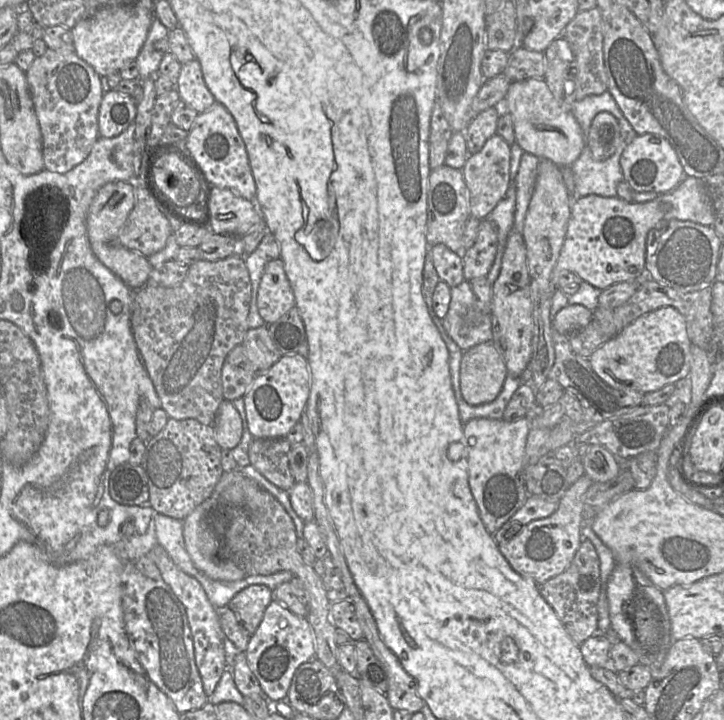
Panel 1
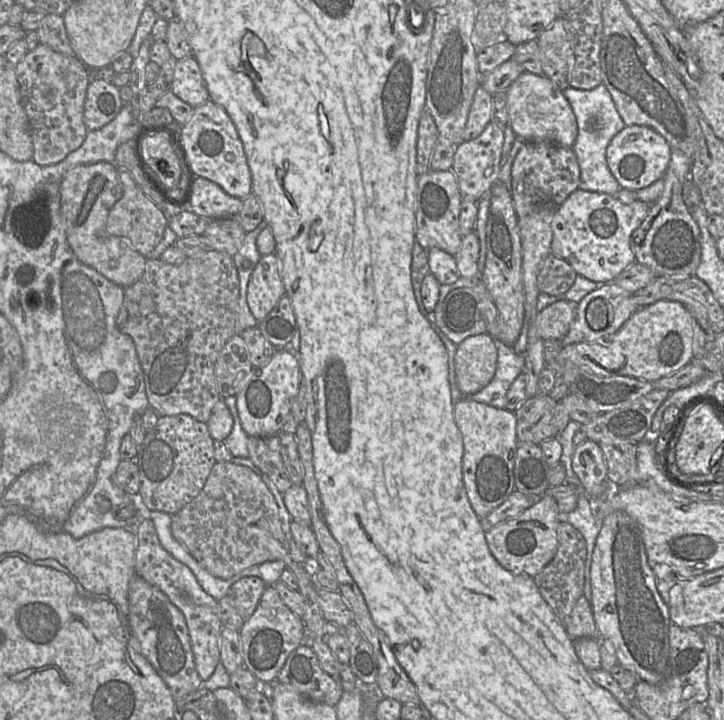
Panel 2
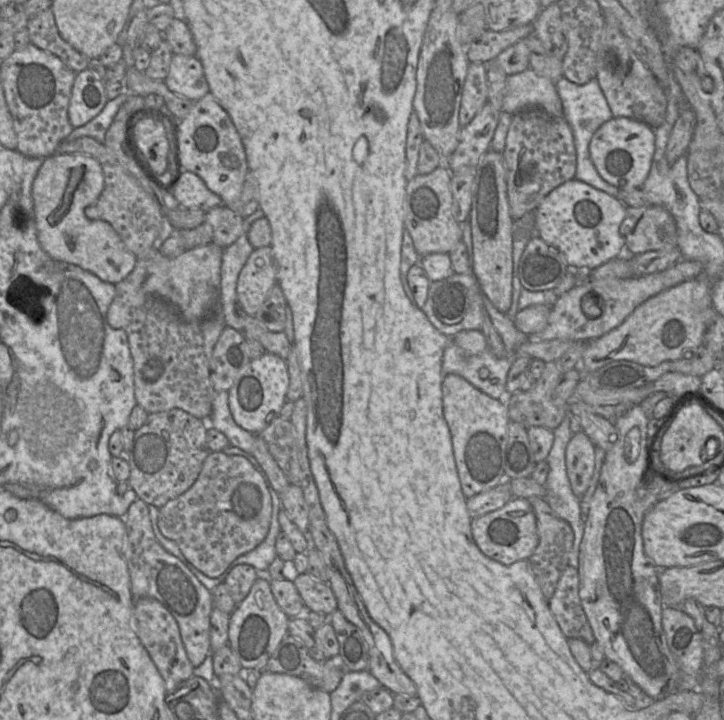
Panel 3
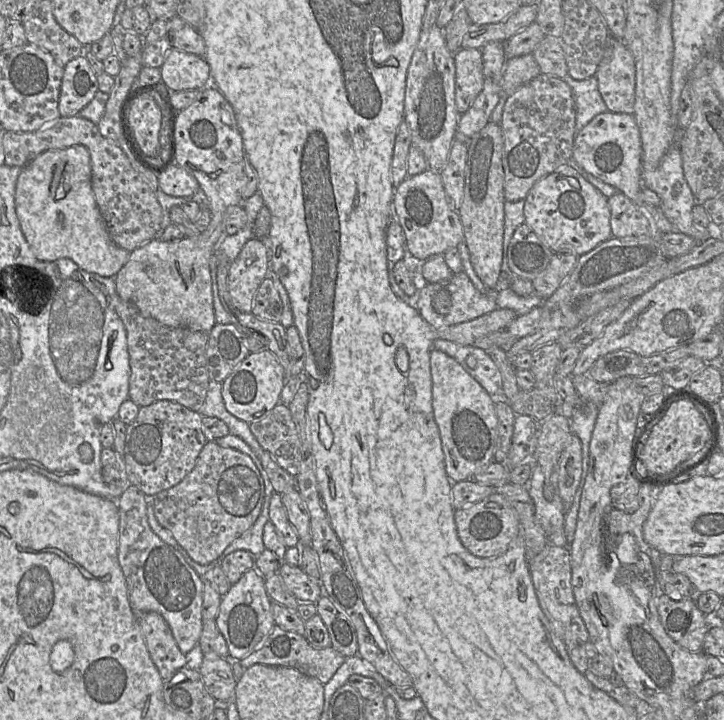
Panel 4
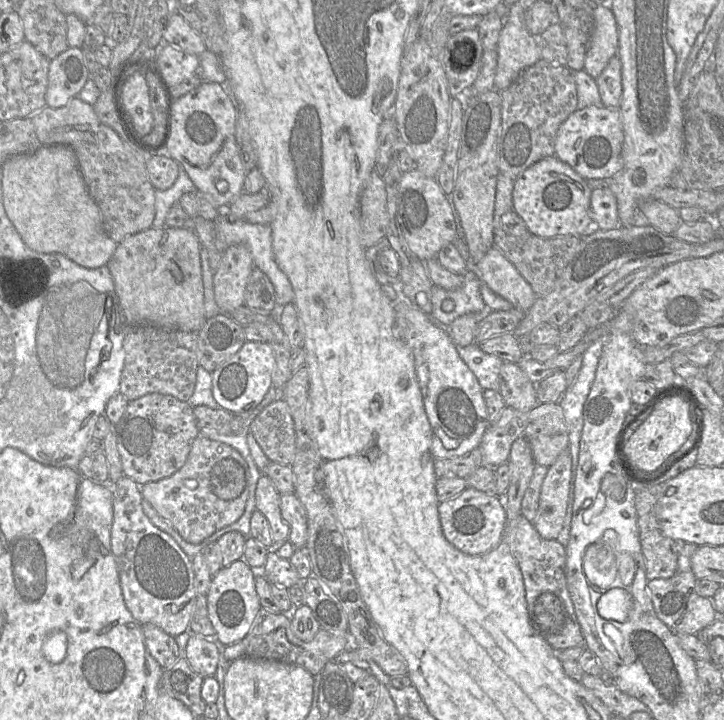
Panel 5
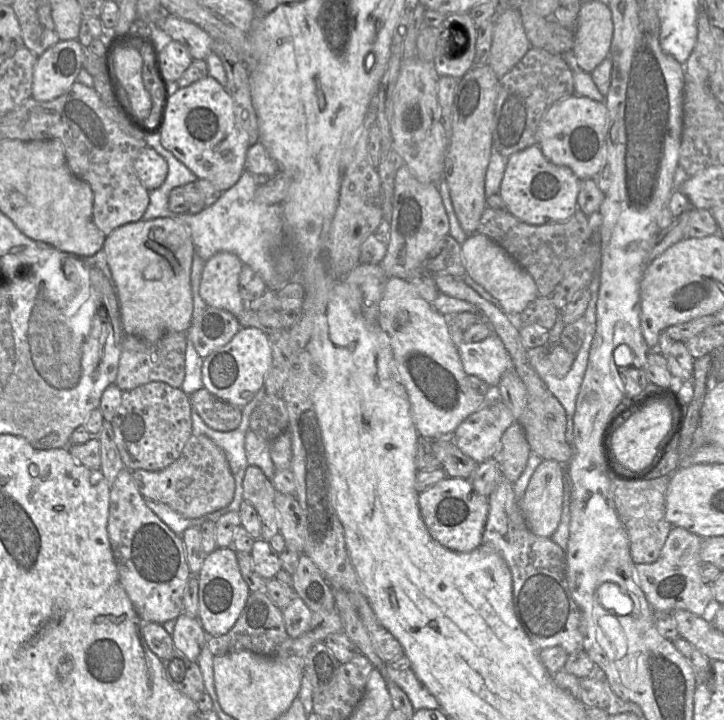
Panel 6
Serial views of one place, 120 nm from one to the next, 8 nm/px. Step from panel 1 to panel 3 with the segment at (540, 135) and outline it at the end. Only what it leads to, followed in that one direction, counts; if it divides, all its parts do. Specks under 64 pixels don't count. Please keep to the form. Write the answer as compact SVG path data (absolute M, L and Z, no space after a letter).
M531 68L507 77L502 111L511 115L539 108L552 117L563 117L556 82L537 75Z

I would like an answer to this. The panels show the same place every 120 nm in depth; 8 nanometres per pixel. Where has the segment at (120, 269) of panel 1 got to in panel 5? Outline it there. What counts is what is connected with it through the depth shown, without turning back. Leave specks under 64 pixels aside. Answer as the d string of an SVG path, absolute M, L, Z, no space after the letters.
M63 144L40 147L2 164L4 210L23 242L38 253L60 253L93 269L107 266L117 243L103 229L100 210L80 173L74 150Z

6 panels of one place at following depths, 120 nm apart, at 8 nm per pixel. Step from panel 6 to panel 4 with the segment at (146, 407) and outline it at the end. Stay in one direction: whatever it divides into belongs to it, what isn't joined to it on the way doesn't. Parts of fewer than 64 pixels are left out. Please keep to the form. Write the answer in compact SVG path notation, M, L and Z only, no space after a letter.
M170 400L140 407L126 432L124 459L130 484L146 496L154 497L181 482L194 468L207 442L202 431L202 417L198 411Z

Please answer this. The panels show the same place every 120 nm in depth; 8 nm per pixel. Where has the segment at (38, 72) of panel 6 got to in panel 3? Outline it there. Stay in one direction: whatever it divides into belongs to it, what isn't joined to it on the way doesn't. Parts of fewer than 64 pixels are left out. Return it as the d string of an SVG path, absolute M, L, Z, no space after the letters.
M87 68L76 73L72 87L68 118L73 128L85 125L96 117L108 102L105 81Z

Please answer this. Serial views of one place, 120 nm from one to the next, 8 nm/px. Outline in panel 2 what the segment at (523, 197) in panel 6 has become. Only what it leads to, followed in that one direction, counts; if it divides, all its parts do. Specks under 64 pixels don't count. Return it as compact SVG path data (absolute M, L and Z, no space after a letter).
M578 188L555 210L551 222L551 253L565 260L577 275L599 285L610 283L636 261L630 239L651 206L640 200L625 205L616 196Z

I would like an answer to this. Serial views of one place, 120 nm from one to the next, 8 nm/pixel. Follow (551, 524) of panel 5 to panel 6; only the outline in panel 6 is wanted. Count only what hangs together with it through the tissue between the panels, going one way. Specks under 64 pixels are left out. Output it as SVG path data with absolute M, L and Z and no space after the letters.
M542 460L519 501L527 526L536 536L550 538L559 525L565 494L565 468L556 460Z

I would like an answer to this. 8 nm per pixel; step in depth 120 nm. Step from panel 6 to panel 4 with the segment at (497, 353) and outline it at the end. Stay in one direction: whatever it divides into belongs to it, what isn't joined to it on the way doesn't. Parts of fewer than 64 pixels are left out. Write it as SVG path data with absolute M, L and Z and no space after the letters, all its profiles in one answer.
M437 339L434 348L454 358L490 395L502 393L502 378L488 352L474 345Z

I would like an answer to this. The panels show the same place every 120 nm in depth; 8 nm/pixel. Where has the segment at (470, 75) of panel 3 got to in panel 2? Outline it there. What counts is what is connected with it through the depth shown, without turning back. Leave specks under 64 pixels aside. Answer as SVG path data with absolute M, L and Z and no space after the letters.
M481 85L474 94L473 102L469 111L465 130L464 141L477 138L492 121L492 95L490 95Z

